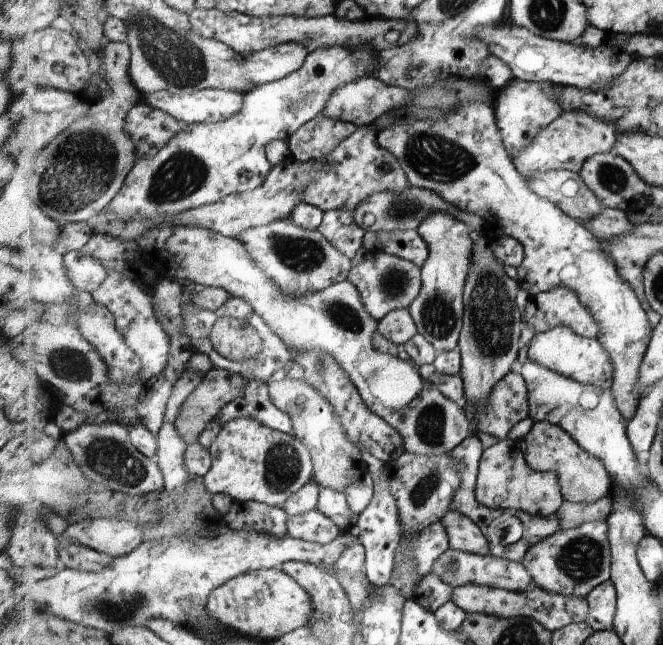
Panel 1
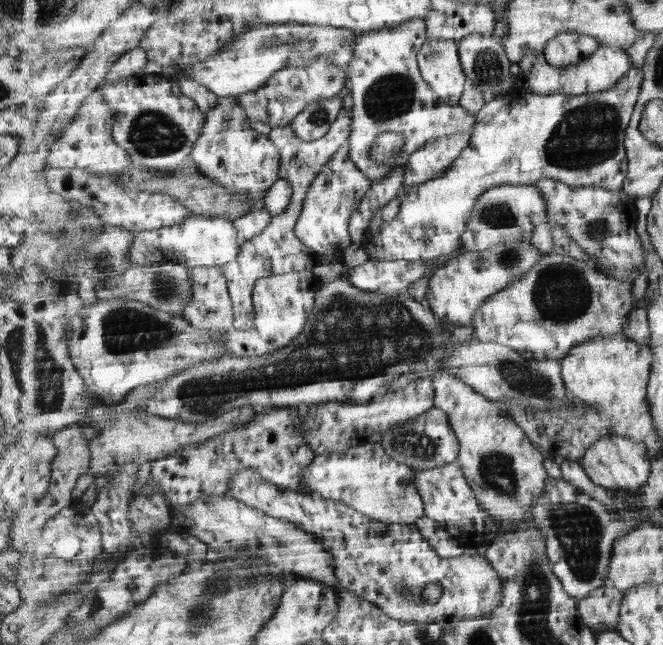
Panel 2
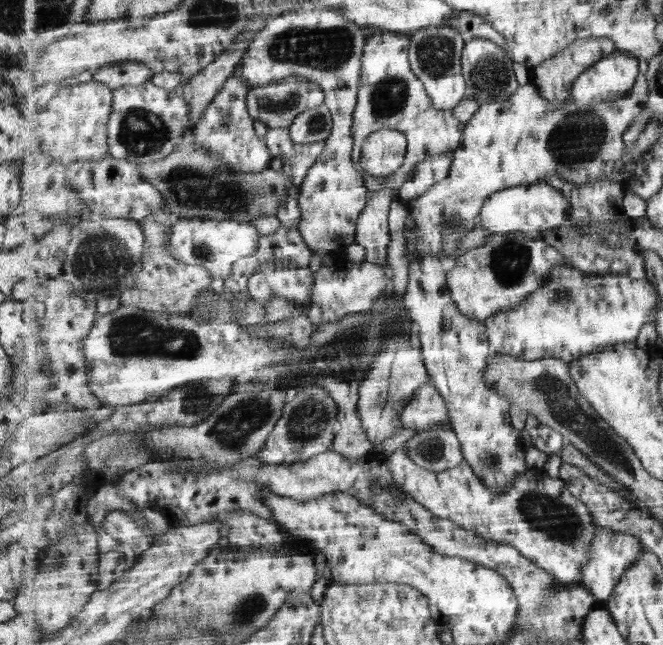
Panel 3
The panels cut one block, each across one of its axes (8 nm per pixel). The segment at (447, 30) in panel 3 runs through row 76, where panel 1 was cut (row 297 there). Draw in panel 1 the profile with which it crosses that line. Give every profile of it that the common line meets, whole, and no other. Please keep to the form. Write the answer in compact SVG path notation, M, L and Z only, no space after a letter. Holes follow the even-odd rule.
M431 212L418 228L428 242L430 255L422 266L423 288L416 302L408 308L416 320L419 332L436 348L437 352L459 349L460 334L464 326L464 294L472 259L474 243L471 228L449 213Z

